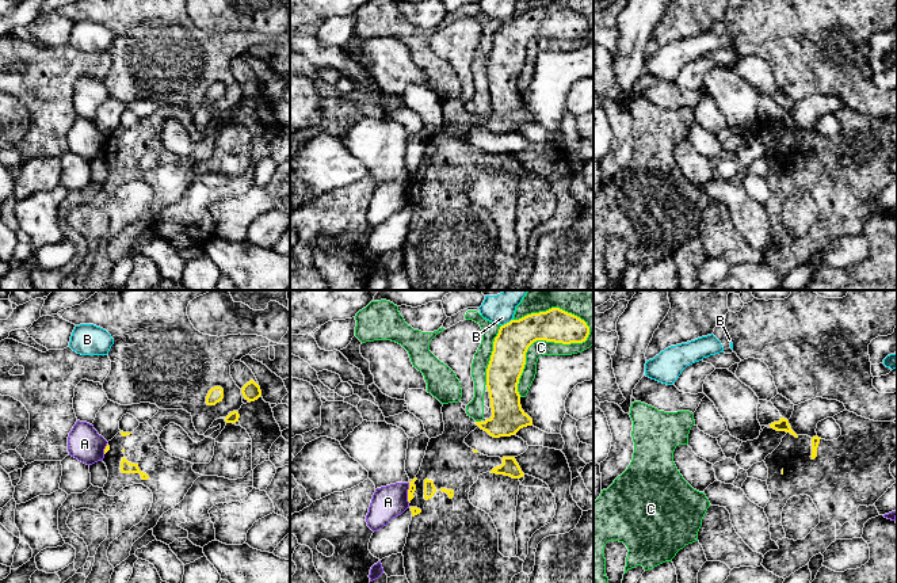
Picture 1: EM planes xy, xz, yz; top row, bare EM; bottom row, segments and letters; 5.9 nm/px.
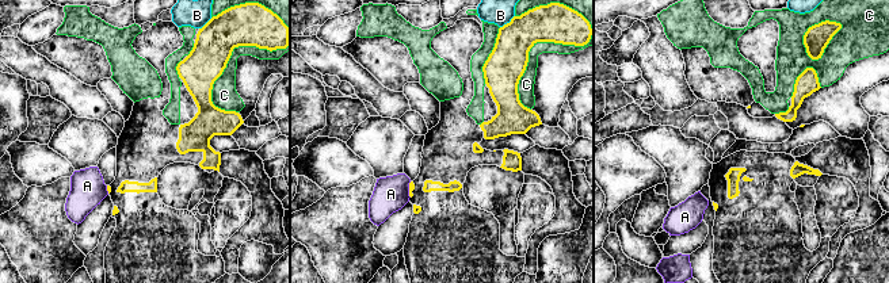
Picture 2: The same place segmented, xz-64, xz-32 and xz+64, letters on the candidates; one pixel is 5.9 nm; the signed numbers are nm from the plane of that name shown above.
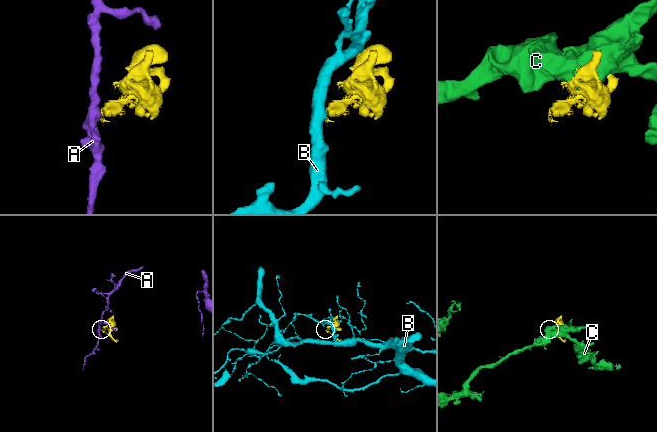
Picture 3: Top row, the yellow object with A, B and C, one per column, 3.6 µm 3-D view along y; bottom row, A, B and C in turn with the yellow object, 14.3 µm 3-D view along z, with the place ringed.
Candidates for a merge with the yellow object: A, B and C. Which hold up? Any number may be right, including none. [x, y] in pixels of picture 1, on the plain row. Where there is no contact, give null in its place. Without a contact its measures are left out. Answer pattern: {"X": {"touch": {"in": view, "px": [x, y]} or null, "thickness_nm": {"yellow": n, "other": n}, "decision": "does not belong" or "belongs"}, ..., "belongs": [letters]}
{"A": {"touch": {"in": "xz", "px": [408, 189]}, "thickness_nm": {"yellow": 50, "other": 190}, "decision": "does not belong"}, "B": {"touch": {"in": "xz", "px": [507, 19]}, "thickness_nm": {"yellow": 200, "other": 130}, "decision": "does not belong"}, "C": {"touch": {"in": "xz", "px": [542, 35]}, "thickness_nm": {"yellow": 200, "other": 100}, "decision": "does not belong"}, "belongs": []}

